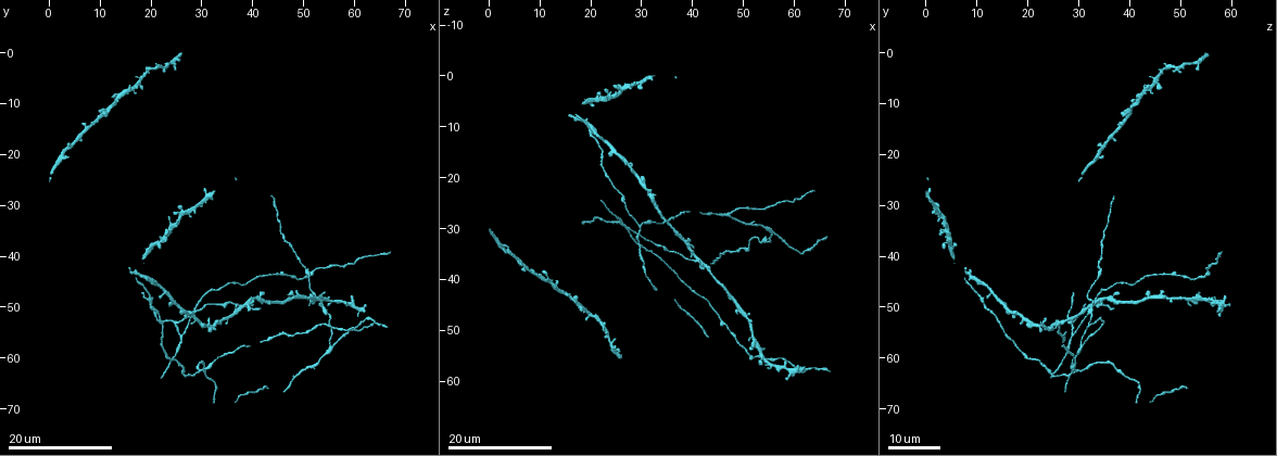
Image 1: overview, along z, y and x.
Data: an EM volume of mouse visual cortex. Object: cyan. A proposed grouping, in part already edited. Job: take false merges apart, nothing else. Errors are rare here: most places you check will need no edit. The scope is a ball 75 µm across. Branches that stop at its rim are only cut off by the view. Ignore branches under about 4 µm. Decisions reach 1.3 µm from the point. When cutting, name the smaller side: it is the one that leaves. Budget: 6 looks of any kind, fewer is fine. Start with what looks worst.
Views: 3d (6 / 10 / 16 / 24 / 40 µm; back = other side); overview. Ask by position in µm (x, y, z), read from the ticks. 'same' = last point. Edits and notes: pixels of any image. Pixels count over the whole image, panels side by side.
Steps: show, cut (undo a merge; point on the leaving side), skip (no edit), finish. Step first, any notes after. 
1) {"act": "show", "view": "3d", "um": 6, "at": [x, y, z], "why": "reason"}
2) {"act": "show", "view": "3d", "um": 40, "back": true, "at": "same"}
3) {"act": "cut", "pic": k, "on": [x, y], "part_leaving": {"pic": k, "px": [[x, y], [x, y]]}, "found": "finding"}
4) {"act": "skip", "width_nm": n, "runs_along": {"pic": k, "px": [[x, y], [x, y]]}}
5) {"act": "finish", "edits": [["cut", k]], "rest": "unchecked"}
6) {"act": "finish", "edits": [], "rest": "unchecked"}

{"act": "show", "view": "3d", "um": 24, "at": [55.5, 57.5, 31.0], "why": "branch point"}

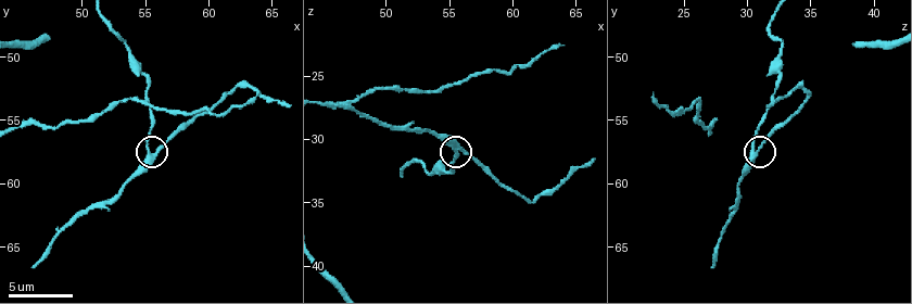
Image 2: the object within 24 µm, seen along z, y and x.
{"act": "show", "view": "3d", "um": 10, "at": [55.6, 57.8, 30.6], "why": "closer look"}

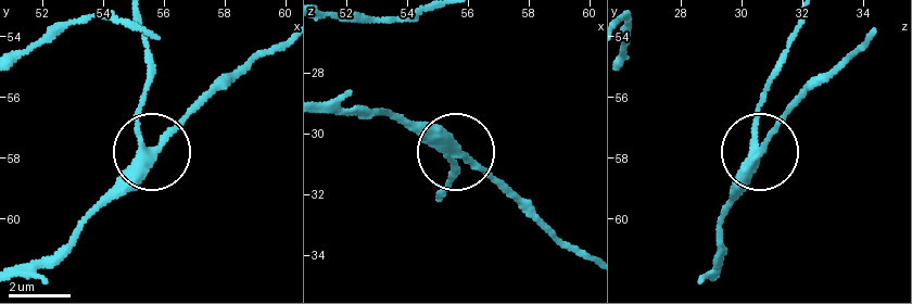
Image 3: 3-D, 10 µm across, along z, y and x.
{"act": "skip", "width_nm": 250, "found": "one neuron here"}

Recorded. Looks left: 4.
{"act": "show", "view": "3d", "um": 16, "at": [26.0, 55.5, 28.5], "why": "three arms meet"}

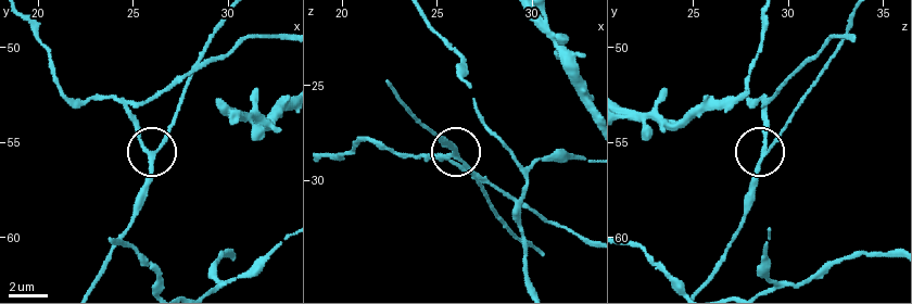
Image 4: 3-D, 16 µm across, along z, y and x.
{"act": "show", "view": "3d", "um": 6, "at": [26.2, 55.6, 28.8]}

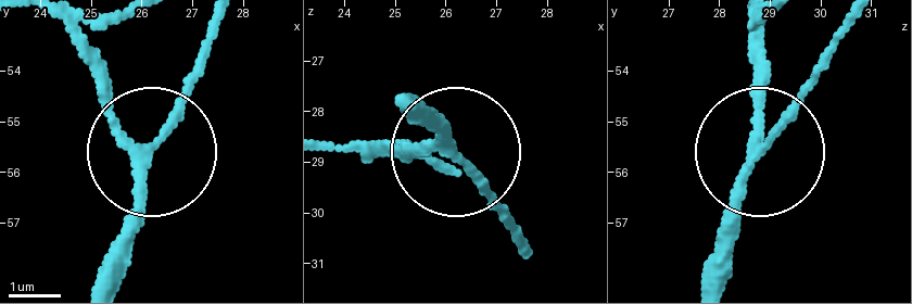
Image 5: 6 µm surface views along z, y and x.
{"act": "skip", "runs_along": {"pic": 5, "px": [[102, 26], [89, 52], [98, 91], [144, 155], [127, 268]]}, "found": "all the same neuron"}

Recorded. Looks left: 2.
{"act": "show", "view": "3d", "um": 16, "at": [30.0, 63.0, 29.5], "why": "three-way junction"}

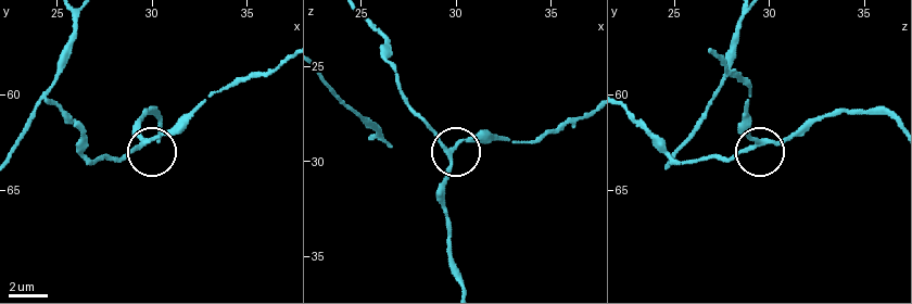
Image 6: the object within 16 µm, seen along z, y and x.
{"act": "show", "view": "3d", "um": 10, "at": [29.6, 62.4, 29.6]}

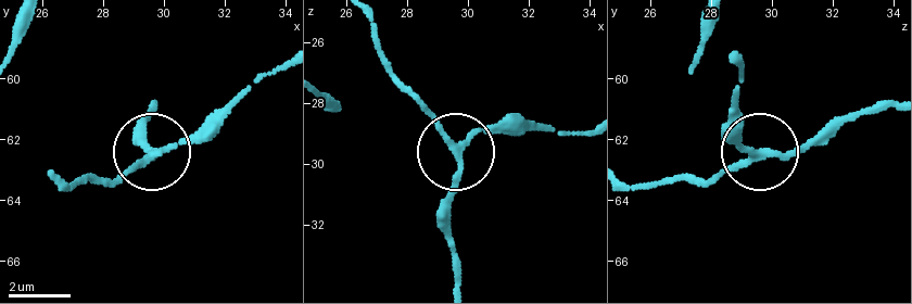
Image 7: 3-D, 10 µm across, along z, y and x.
{"act": "skip", "side_arm_um": 34, "runs_along": {"pic": 7, "px": [[626, 184], [649, 189], [712, 180], [759, 152], [826, 142]]}, "found": "continuous, no second neuron"}

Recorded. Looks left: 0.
{"act": "finish", "edits": [], "rest": "unchecked"}

